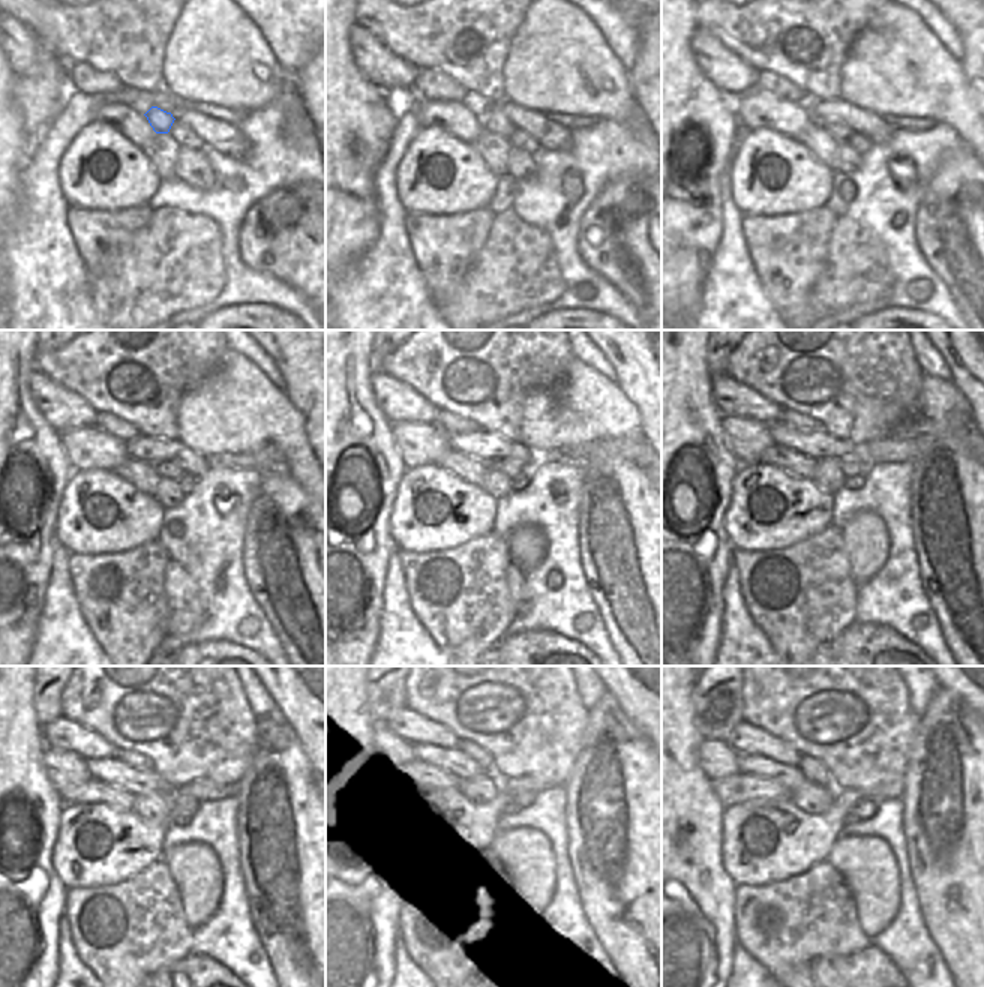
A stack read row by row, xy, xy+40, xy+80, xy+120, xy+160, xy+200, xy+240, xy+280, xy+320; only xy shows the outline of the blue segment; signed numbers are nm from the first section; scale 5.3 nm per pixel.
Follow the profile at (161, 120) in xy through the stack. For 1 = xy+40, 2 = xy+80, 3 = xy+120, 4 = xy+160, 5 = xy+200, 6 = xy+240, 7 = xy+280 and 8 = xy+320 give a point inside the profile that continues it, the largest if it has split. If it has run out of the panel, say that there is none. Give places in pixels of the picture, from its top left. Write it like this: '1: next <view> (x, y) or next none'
1: next xy+40 (494, 120)
2: next xy+80 (840, 132)
3: next xy+120 (165, 468)
4: next xy+160 (510, 468)
5: next xy+200 (849, 467)
6: next xy+240 (180, 804)
7: next xy+280 (524, 800)
8: next xy+320 (866, 807)

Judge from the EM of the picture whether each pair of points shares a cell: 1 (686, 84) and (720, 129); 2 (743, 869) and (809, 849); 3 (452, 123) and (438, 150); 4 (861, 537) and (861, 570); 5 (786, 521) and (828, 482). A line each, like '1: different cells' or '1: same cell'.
1: same cell
2: same cell
3: different cells
4: same cell
5: different cells

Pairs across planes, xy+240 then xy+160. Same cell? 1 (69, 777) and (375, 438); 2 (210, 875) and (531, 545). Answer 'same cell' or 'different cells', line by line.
1: different cells
2: same cell

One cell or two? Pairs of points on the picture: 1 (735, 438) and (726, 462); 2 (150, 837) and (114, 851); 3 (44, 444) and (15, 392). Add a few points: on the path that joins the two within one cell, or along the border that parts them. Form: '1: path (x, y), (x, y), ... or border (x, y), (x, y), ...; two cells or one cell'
1: border (722, 416), (723, 443), (741, 464); two cells
2: path (141, 843), (123, 845); one cell
3: path (30, 431), (15, 416), (15, 405); one cell

